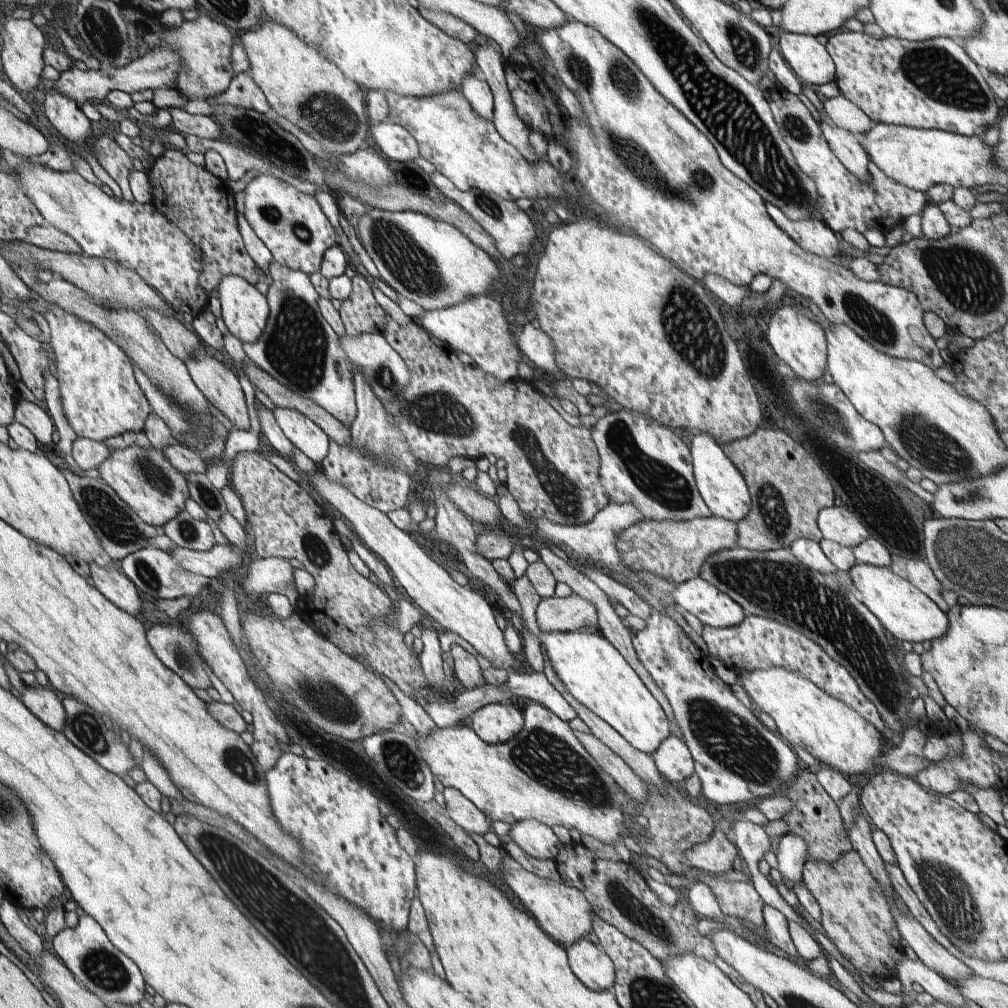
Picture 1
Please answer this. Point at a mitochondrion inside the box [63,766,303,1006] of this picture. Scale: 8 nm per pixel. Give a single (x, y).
(104, 969)

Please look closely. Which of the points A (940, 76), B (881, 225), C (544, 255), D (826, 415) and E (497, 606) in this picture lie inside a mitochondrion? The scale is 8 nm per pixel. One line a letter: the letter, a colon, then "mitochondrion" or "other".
A: mitochondrion
B: other
C: other
D: mitochondrion
E: other

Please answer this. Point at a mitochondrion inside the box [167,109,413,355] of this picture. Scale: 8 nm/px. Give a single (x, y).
(257, 133)

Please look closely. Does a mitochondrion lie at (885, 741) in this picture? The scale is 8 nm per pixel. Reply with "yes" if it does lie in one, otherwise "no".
no

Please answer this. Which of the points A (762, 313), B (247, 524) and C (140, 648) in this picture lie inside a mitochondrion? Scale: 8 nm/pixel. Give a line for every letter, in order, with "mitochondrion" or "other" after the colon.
A: other
B: other
C: other

